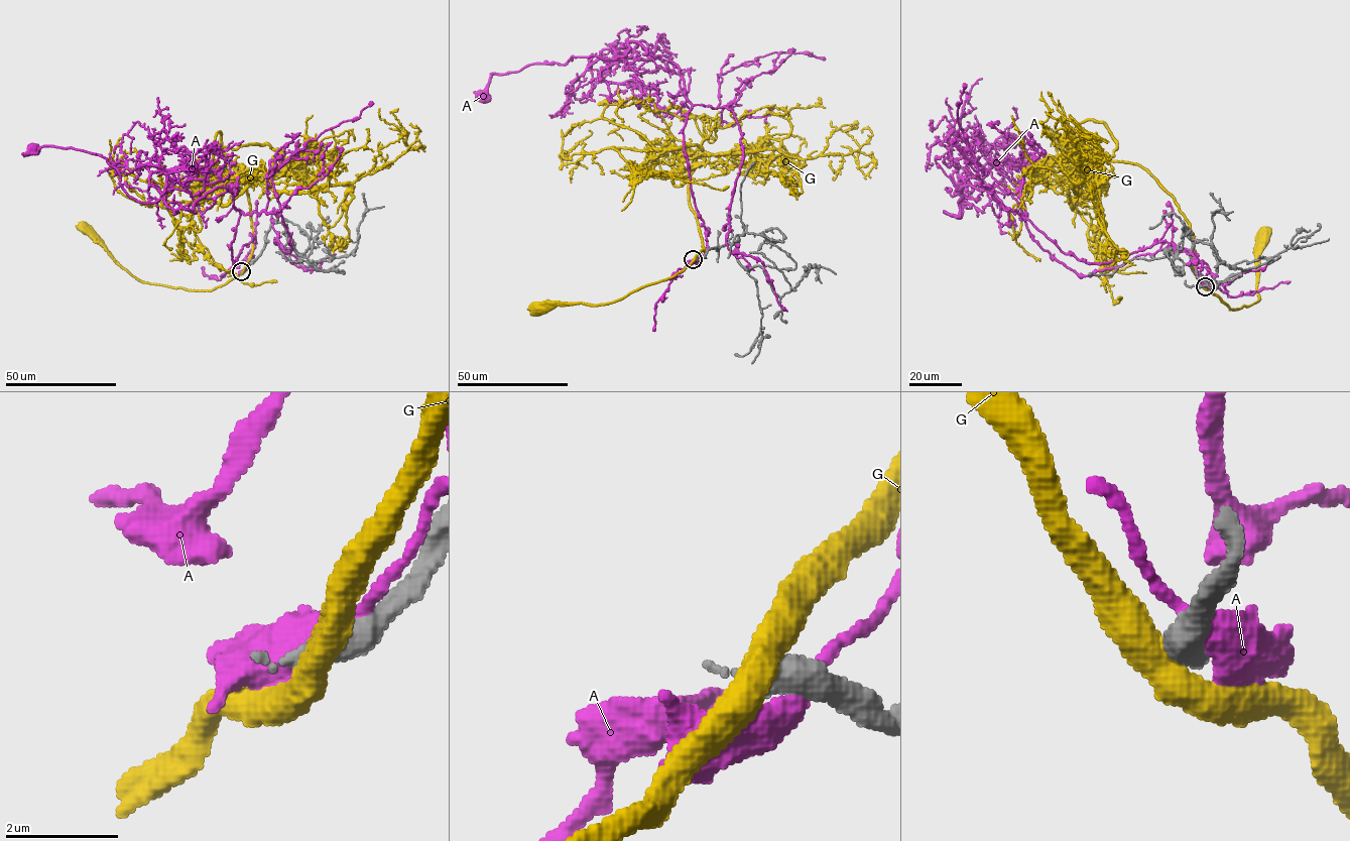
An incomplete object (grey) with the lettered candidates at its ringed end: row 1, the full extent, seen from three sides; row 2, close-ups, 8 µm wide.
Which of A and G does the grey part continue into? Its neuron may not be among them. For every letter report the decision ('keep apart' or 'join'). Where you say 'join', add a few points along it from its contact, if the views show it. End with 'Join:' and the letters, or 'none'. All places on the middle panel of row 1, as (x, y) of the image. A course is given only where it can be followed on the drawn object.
A: keep apart
G: keep apart
Join: none

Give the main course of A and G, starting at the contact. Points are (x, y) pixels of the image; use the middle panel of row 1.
A: (696, 260), (707, 250), (684, 146), (692, 105), (668, 58), (630, 41), (612, 59), (493, 74), (485, 98)
G: (695, 259), (682, 271), (613, 302), (548, 305), (538, 313), (536, 310)

